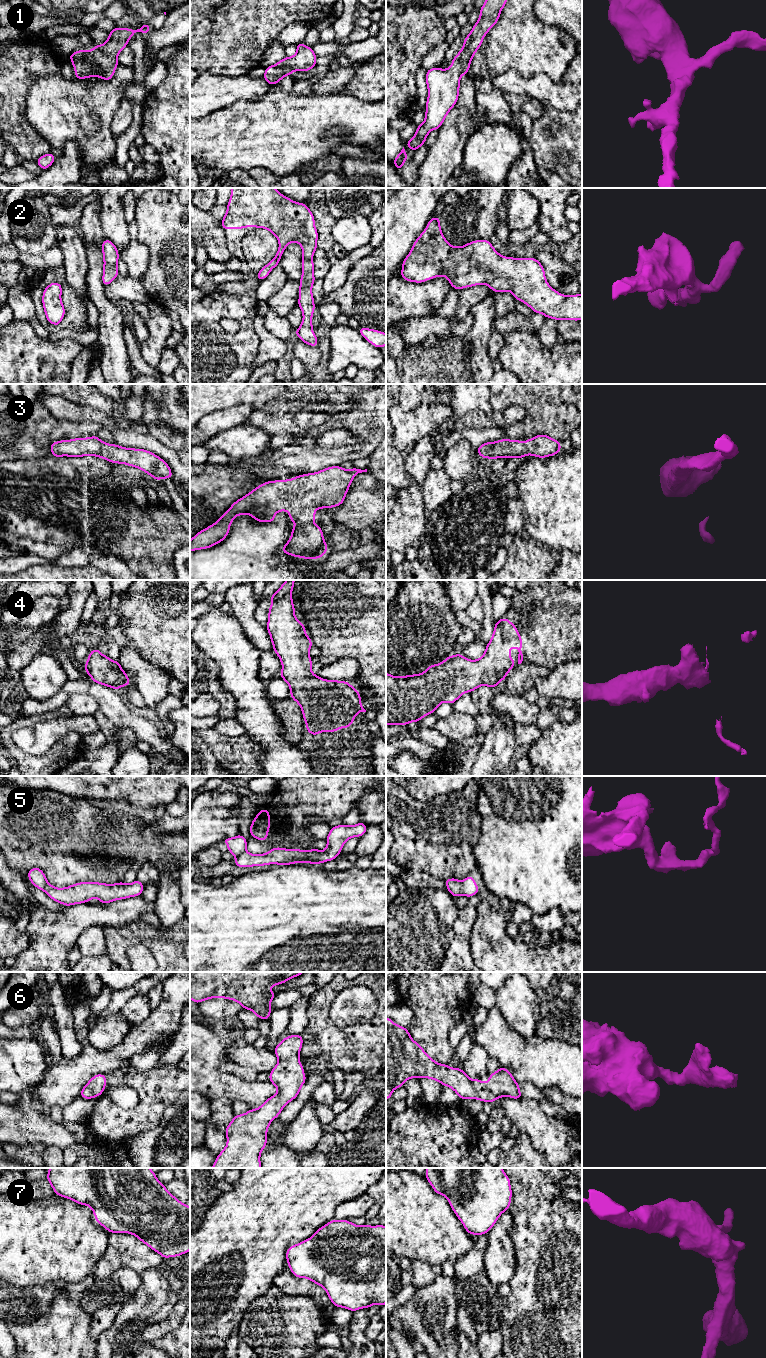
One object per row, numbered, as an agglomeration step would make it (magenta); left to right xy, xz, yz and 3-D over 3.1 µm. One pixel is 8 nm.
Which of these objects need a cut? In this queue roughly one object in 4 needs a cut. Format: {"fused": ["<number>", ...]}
{"fused": ["5"]}

